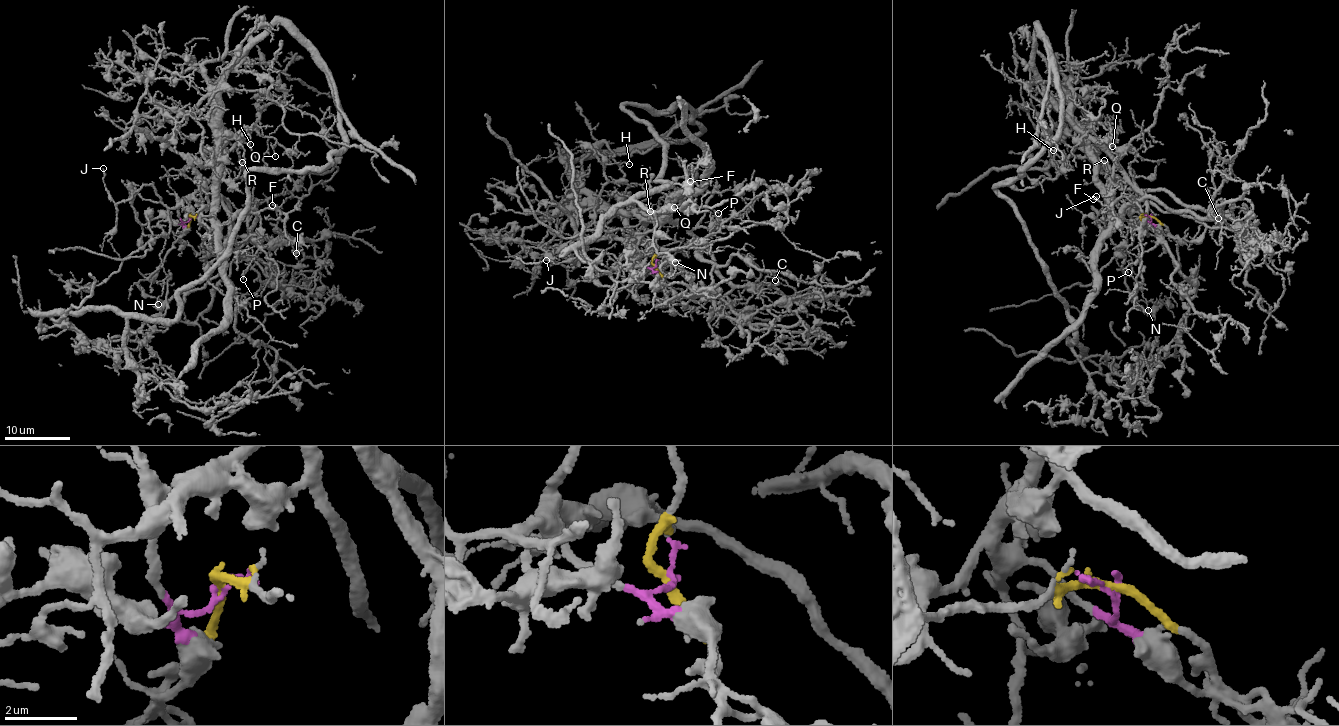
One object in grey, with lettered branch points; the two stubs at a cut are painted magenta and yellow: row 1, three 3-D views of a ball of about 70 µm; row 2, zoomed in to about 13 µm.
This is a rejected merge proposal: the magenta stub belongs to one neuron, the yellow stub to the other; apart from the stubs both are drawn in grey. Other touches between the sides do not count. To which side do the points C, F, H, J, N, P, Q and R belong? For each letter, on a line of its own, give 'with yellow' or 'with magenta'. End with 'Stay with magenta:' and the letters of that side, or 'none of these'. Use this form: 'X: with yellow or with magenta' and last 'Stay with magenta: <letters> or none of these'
C: with yellow
F: with yellow
H: with yellow
J: with magenta
N: with magenta
P: with yellow
Q: with yellow
R: with yellow
Stay with magenta: J, N

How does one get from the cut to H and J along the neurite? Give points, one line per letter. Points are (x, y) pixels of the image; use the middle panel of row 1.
H: (654, 267), (659, 226), (644, 222), (637, 213), (627, 216), (619, 207), (627, 184), (619, 165), (630, 164)
J: (654, 267), (650, 268), (636, 259), (582, 244), (576, 255), (567, 261), (556, 265), (546, 259)

